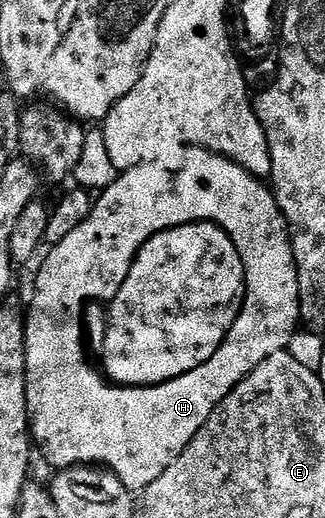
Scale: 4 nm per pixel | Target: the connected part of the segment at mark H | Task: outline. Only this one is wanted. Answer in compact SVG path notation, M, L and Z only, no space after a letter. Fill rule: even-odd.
M187 146L179 155L170 155L167 159L155 157L148 163L141 163L139 167L125 168L113 185L106 188L93 200L93 207L90 215L78 227L71 230L67 236L59 243L53 244L49 249L50 256L42 263L42 272L35 281L34 300L30 303L30 311L26 315L26 411L30 415L30 433L33 442L42 450L42 455L54 466L54 469L65 469L67 467L77 467L79 465L101 465L103 468L113 471L116 477L132 493L141 493L146 490L156 477L164 473L176 460L183 455L190 442L200 433L200 429L212 417L212 413L223 401L228 398L235 385L248 378L254 370L259 367L264 360L272 357L276 353L287 350L294 339L294 334L298 331L298 323L303 322L302 317L302 293L300 291L300 281L298 280L298 262L294 259L294 245L290 237L290 229L286 225L286 218L282 215L282 209L278 204L277 197L273 190L266 187L259 176L253 175L248 169L244 169L239 163L233 163L231 159L226 159L223 155L217 155L214 151L209 151L203 147ZM182 219L218 219L218 223L226 223L230 231L234 231L234 239L238 239L238 247L242 247L242 255L246 255L246 267L250 267L250 303L246 303L246 315L238 319L238 327L234 327L234 335L230 335L230 343L226 343L226 351L210 363L210 367L202 367L202 371L194 371L194 375L186 375L186 379L178 379L178 383L170 383L170 387L161 387L156 383L155 391L150 391L146 387L122 387L118 391L110 391L110 387L102 387L98 383L98 375L90 375L90 367L82 363L82 347L78 347L78 311L82 311L82 299L102 300L102 295L116 295L112 291L100 289L98 283L122 283L122 275L126 275L126 263L130 263L130 255L134 255L134 247L150 235L150 231L158 231L158 227L166 227L166 223L182 223Z

